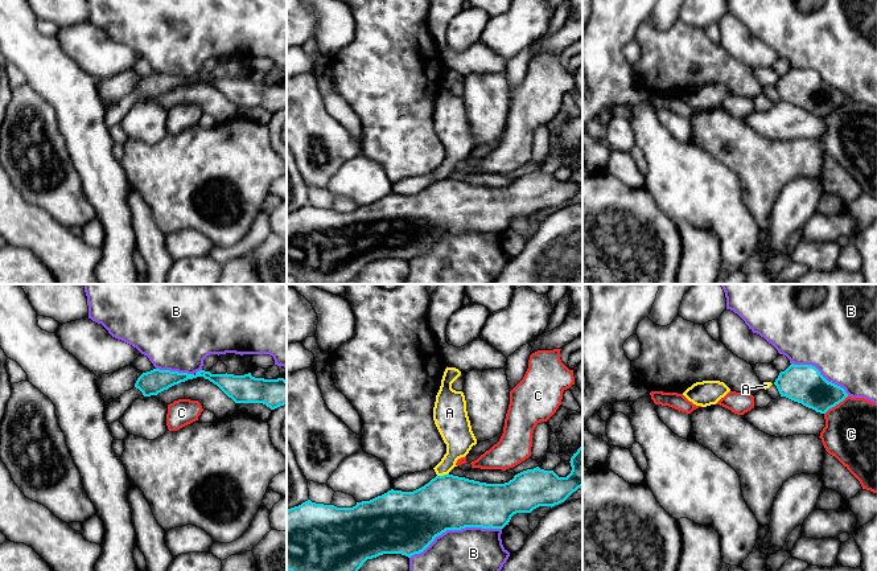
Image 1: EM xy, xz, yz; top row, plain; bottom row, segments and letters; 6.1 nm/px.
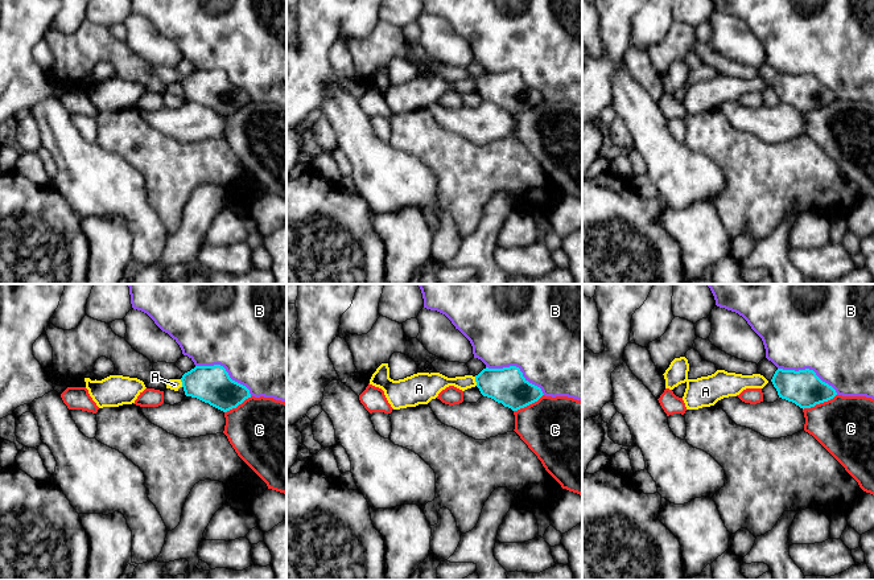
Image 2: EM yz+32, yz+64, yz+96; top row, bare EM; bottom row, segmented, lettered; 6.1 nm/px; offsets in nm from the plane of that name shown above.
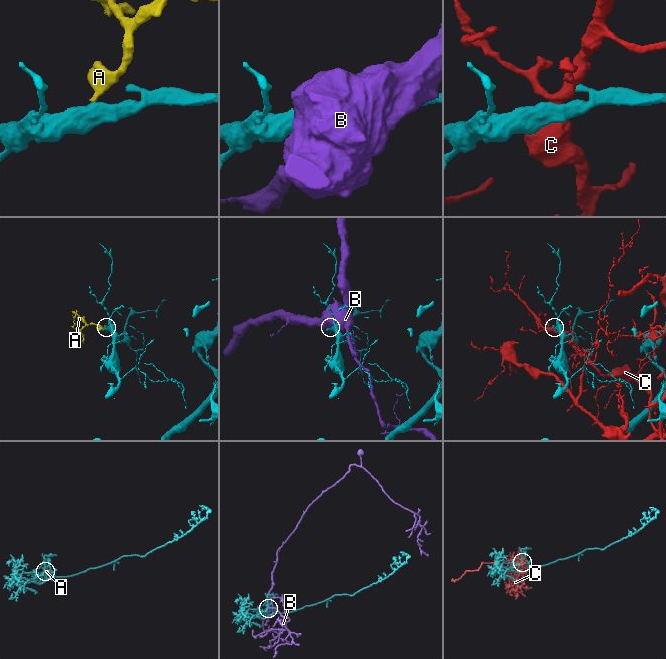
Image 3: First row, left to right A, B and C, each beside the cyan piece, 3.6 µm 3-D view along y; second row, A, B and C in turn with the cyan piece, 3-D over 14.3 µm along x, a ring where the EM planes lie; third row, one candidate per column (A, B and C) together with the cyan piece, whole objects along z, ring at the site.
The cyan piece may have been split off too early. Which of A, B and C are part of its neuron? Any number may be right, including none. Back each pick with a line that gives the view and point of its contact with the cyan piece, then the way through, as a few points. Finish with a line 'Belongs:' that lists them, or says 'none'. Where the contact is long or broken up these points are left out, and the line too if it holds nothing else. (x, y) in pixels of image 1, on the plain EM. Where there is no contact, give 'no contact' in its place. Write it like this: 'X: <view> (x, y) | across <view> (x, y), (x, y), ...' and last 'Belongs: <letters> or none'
Belongs: none

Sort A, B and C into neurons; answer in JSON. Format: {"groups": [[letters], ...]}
{"groups": [["A"], ["B"], ["C"]]}

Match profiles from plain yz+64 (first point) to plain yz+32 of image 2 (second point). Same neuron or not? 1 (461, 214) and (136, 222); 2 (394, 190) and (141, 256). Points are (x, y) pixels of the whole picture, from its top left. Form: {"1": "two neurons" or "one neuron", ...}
{"1": "two neurons", "2": "one neuron"}

